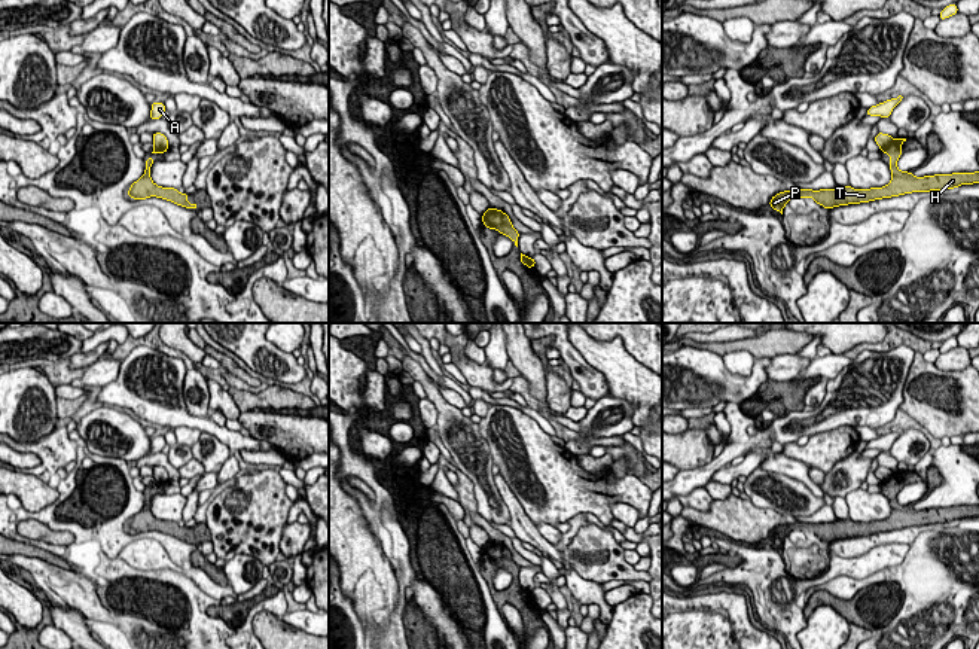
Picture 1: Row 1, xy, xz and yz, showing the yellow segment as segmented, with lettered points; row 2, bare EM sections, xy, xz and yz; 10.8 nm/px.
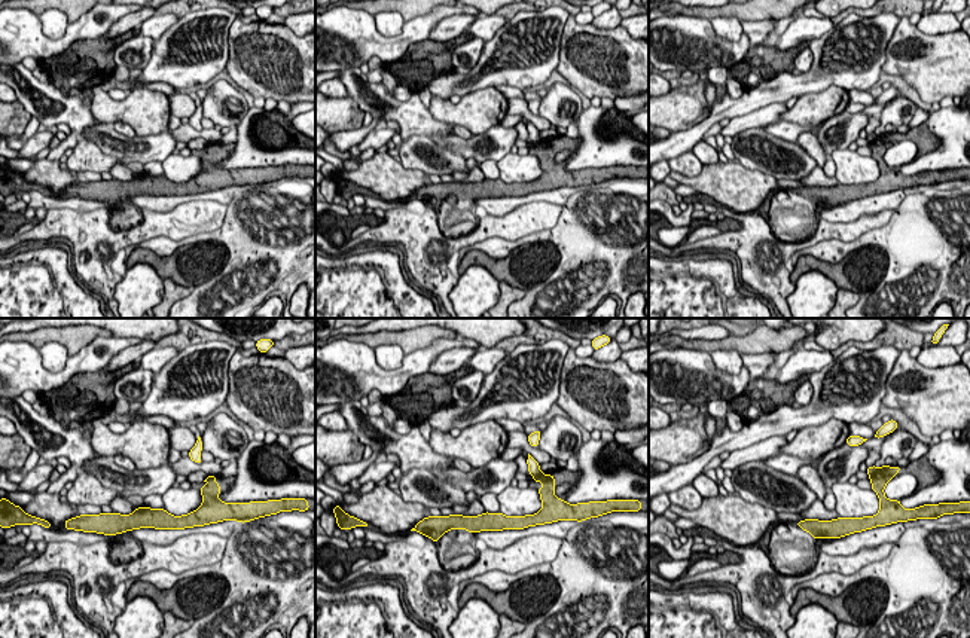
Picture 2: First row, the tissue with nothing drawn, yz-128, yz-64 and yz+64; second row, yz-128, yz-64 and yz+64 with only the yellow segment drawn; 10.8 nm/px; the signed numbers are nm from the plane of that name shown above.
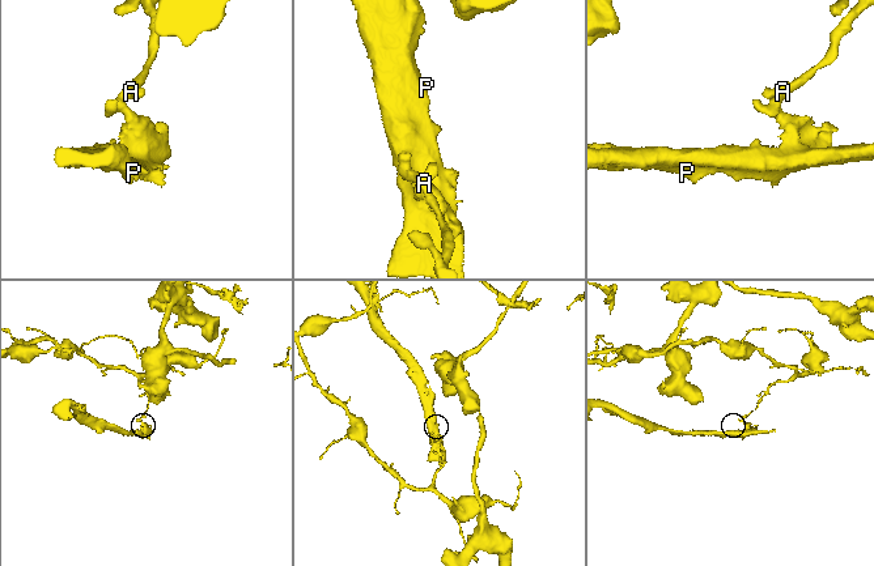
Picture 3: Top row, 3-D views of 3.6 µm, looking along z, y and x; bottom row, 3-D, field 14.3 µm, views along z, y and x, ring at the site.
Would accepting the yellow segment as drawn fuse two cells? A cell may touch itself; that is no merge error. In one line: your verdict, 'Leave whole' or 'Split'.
Split

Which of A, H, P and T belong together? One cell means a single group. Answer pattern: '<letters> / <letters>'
A / H P T

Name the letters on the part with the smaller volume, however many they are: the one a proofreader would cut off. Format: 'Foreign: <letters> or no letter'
Foreign: H, P, T

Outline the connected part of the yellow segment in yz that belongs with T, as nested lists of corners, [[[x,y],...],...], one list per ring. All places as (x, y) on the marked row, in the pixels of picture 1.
[[[896,138],[888,146],[881,149],[881,153],[890,155],[890,170],[891,182],[882,188],[870,189],[854,189],[851,186],[838,186],[835,189],[795,189],[783,191],[774,195],[769,201],[769,207],[783,214],[784,205],[793,196],[806,198],[811,196],[817,204],[830,210],[839,205],[869,202],[882,198],[899,196],[912,192],[930,192],[930,191],[945,191],[955,189],[960,185],[973,185],[979,183],[979,171],[975,173],[952,173],[952,174],[934,174],[915,177],[914,173],[900,171],[897,168],[897,161],[902,156],[902,143],[906,138]]]

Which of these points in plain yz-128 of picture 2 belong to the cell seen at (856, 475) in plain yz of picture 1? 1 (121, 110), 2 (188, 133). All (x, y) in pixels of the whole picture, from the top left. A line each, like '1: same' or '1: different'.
1: different
2: different

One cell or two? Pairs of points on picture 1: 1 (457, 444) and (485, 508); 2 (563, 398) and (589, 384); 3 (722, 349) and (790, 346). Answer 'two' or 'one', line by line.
1: one
2: two
3: one

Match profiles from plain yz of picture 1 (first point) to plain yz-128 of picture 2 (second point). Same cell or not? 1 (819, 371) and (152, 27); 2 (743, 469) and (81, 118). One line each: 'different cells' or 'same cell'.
1: same cell
2: different cells

